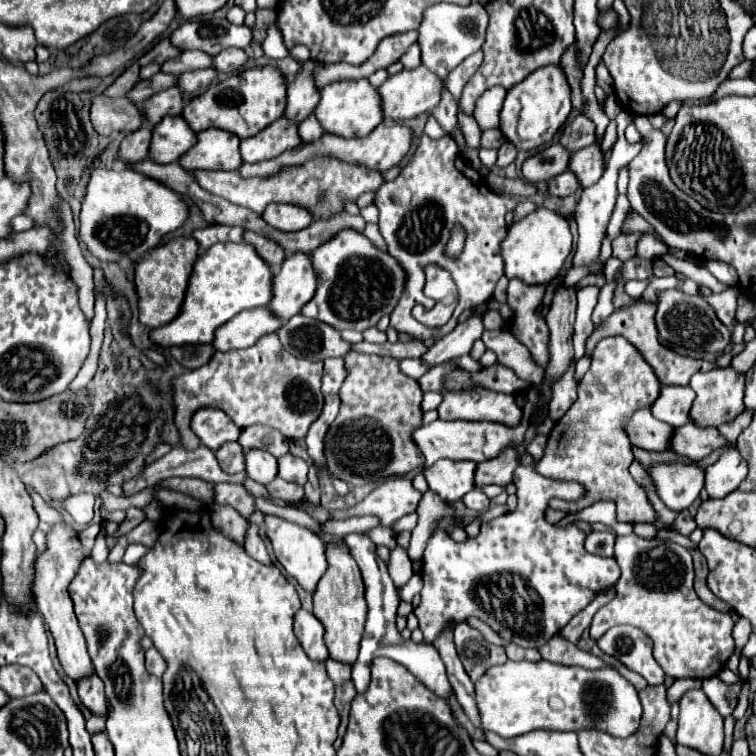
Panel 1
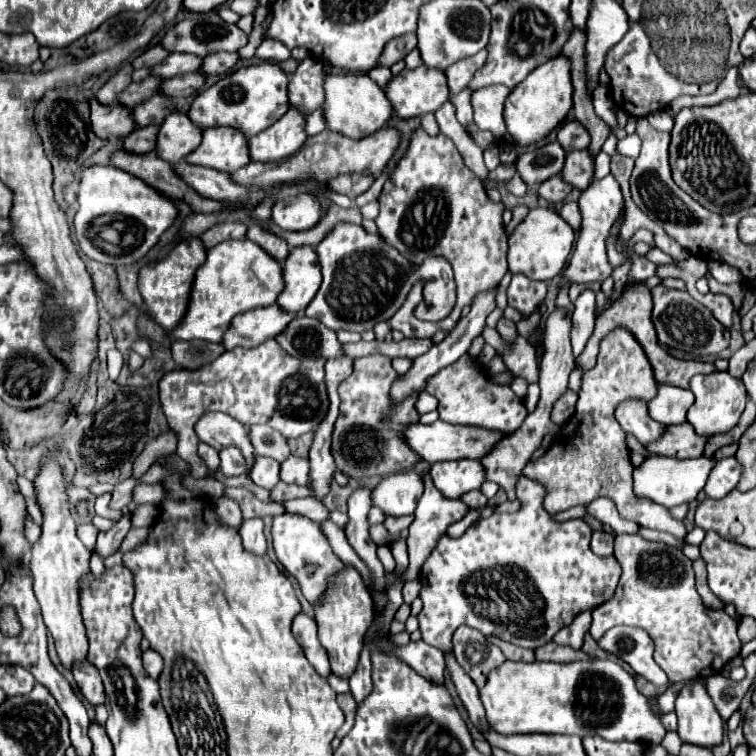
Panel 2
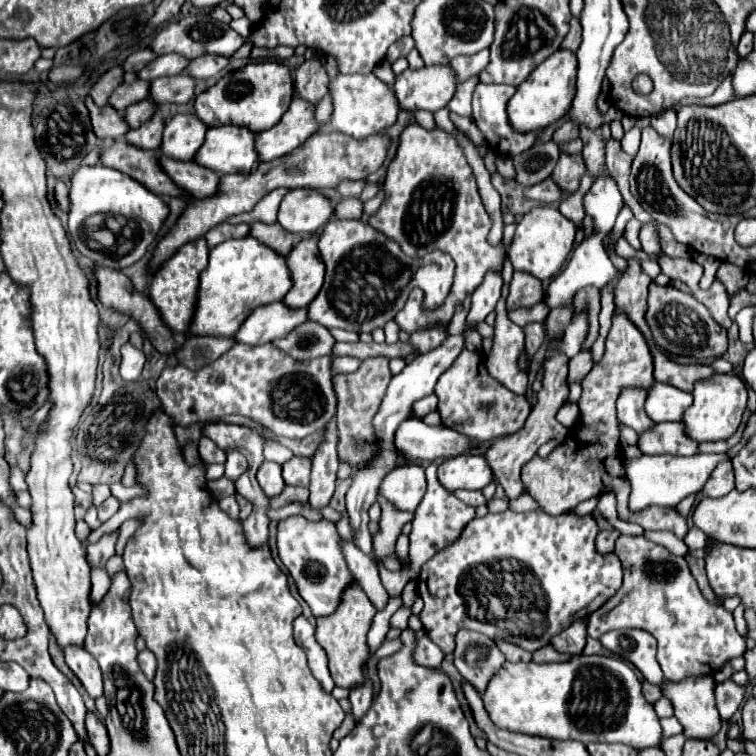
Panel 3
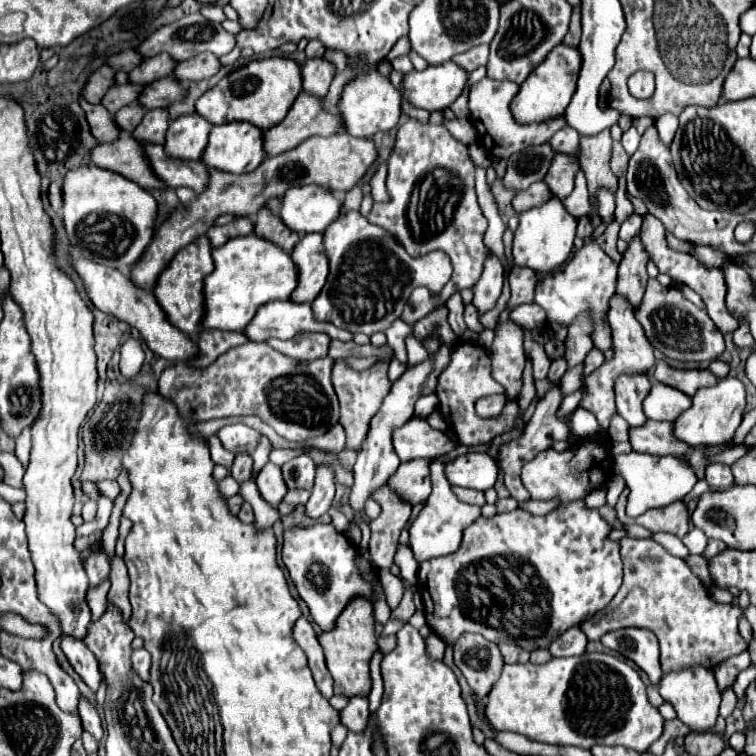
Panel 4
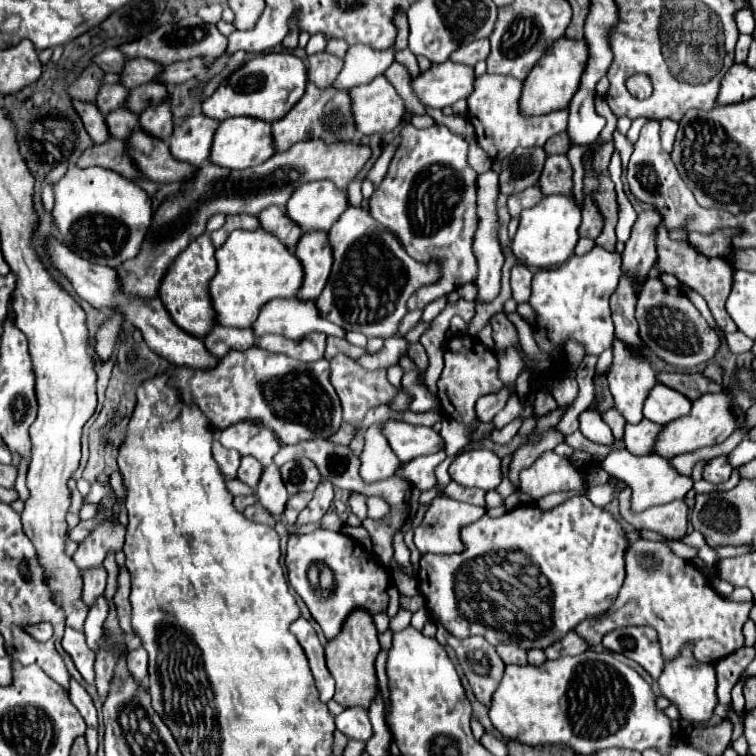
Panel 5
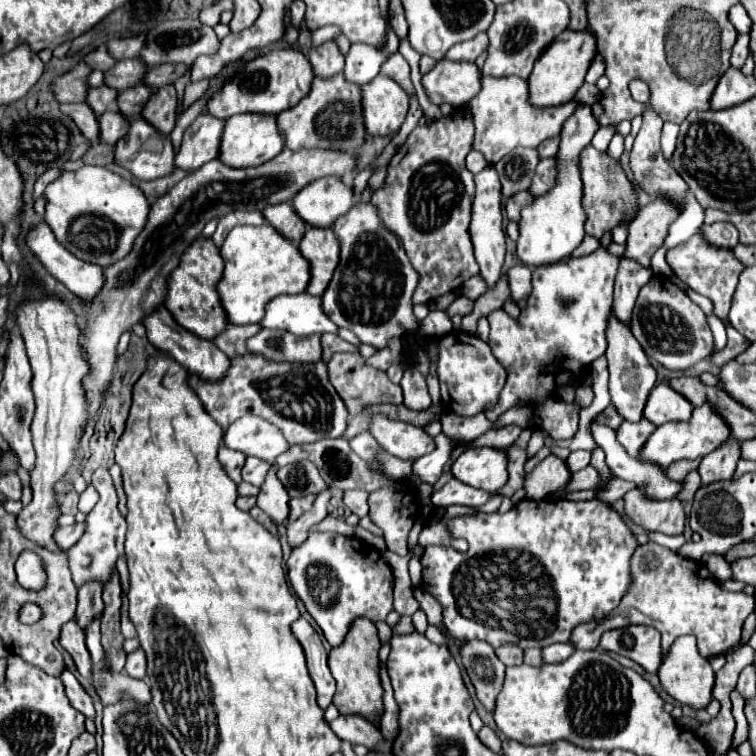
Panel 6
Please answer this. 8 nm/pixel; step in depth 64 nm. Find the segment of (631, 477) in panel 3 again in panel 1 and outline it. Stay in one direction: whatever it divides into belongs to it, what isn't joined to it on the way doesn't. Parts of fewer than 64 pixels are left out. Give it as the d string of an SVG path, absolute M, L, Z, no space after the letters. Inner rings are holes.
M660 462L646 468L656 496L672 510L682 512L700 494L704 486L704 468L684 462Z

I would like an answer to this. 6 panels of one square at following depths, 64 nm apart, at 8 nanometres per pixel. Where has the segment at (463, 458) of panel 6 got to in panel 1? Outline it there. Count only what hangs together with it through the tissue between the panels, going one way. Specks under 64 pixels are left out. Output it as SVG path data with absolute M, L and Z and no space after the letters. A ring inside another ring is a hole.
M440 460L424 474L428 486L446 502L456 502L474 488L476 462L452 462Z

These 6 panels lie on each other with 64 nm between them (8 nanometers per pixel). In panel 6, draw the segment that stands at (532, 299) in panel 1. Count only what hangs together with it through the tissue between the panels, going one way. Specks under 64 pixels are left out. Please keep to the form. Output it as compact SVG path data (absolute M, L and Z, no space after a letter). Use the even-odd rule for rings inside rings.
M524 264L512 266L512 268L506 272L506 276L508 276L510 294L512 294L512 298L514 298L516 302L522 300L522 298L526 298L526 296L530 294L530 290L532 290L532 284L530 284L532 272L530 272L528 266L524 266Z

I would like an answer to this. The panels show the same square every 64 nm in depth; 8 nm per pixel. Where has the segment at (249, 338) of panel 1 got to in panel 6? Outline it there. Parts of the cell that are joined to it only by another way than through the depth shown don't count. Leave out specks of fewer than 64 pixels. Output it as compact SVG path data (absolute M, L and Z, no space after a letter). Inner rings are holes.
M308 292L276 296L268 304L266 316L260 324L272 330L288 330L296 336L324 334L324 332L336 334L338 330L338 326L330 322L330 318L324 314L322 298L312 296Z

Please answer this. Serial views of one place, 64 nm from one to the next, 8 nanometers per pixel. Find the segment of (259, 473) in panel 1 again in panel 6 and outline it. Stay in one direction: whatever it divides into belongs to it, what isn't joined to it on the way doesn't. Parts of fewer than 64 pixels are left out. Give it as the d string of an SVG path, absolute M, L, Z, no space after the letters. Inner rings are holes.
M272 468L266 476L264 486L258 494L258 508L264 510L276 526L282 526L288 518L288 492L284 490L282 482L276 478L276 470Z

